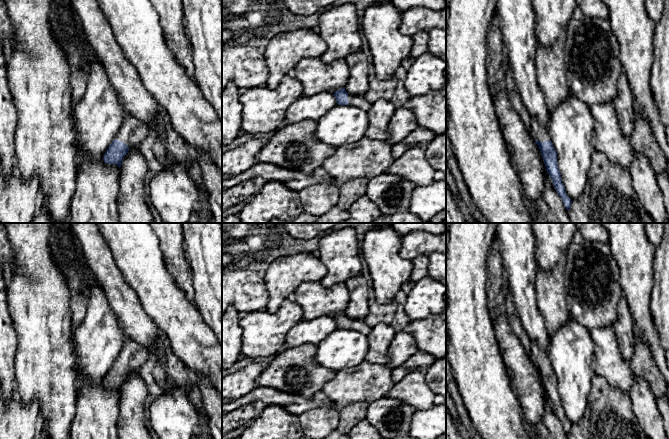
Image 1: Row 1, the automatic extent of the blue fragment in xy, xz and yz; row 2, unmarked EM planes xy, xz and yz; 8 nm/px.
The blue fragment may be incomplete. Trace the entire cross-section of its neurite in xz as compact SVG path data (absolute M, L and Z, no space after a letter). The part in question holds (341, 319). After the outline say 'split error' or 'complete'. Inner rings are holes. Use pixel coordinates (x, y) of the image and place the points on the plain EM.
M342 312L336 316L334 316L334 320L336 322L338 329L350 329L357 330L360 333L368 335L372 328L369 327L365 320L351 319L345 315L345 312Z; split error

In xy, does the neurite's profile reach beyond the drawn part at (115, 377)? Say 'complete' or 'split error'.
split error

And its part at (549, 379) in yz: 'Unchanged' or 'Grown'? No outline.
Grown

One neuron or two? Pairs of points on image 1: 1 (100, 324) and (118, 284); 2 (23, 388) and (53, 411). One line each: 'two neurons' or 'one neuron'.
1: two neurons
2: one neuron

